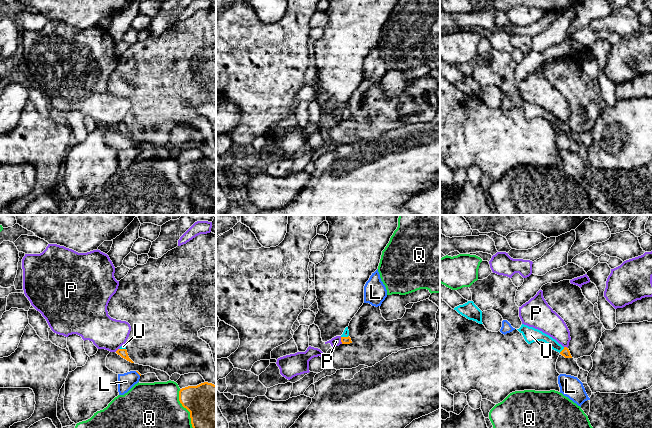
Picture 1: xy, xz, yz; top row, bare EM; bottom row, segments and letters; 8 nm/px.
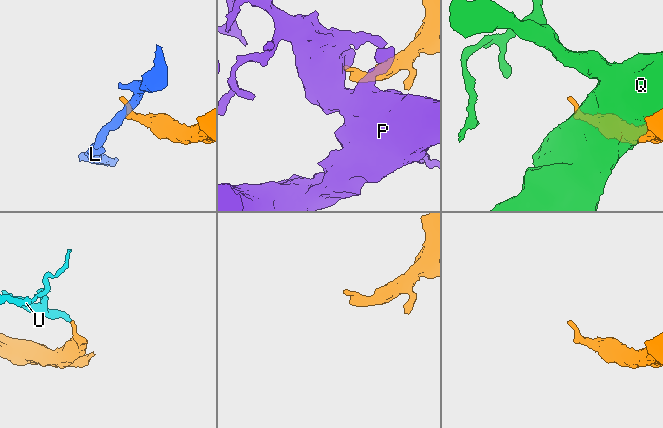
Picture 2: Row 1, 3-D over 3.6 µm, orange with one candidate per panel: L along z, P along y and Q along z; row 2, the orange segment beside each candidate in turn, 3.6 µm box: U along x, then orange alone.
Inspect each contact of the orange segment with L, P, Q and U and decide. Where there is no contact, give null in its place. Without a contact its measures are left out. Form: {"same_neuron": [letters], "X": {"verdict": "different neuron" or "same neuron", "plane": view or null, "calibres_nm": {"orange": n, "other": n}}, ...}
{"same_neuron": ["U"], "L": {"verdict": "different neuron", "plane": "xy", "calibres_nm": {"orange": 20, "other": 140}}, "P": {"verdict": "different neuron", "plane": "xz", "calibres_nm": {"orange": 60, "other": 80}}, "Q": {"verdict": "different neuron", "plane": "xy", "calibres_nm": {"orange": 360, "other": 360}}, "U": {"verdict": "same neuron", "plane": "yz", "calibres_nm": {"orange": 70, "other": 100}}}

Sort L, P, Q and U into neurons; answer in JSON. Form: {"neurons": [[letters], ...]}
{"neurons": [["L"], ["P"], ["Q"], ["U"]]}

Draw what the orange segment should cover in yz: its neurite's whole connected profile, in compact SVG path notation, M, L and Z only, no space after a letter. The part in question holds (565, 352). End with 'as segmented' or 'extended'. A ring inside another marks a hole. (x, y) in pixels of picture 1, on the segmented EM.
M522 324L521 327L517 330L523 335L525 341L528 344L536 341L543 341L548 344L553 350L559 352L565 358L572 358L570 351L567 347L563 347L555 339L543 333L542 331L524 324Z; extended

